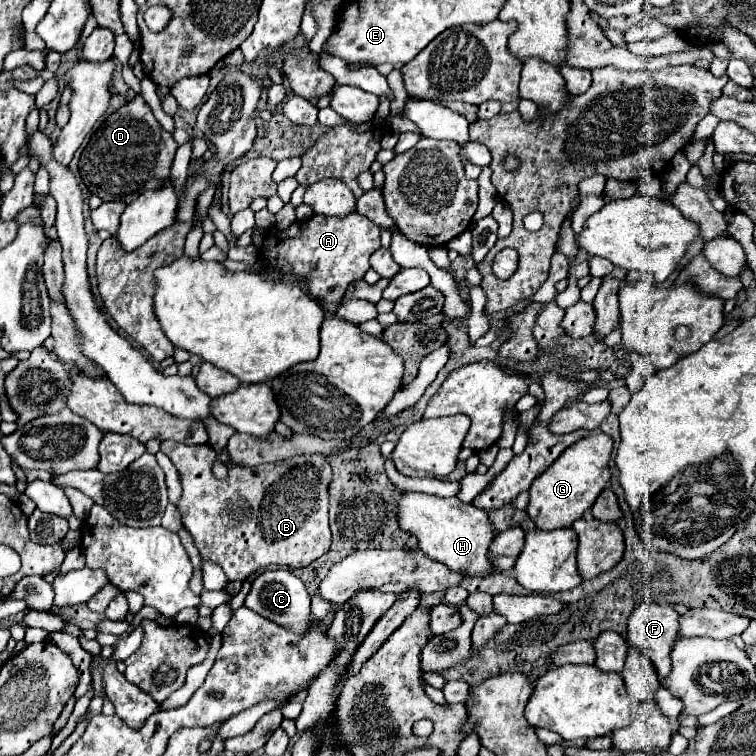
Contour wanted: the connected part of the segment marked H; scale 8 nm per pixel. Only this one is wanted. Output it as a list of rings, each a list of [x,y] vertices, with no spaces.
[[[405,492],[405,496],[399,500],[397,516],[399,526],[417,536],[419,548],[429,558],[465,576],[491,576],[493,564],[489,556],[489,546],[497,532],[485,510],[479,510],[473,504],[465,504],[455,496],[439,498],[431,494]]]

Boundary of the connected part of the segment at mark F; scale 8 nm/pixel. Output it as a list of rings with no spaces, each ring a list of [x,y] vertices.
[[[647,600],[639,608],[635,608],[635,612],[629,616],[629,624],[627,626],[629,626],[627,628],[629,644],[639,648],[641,652],[645,652],[651,658],[651,662],[653,662],[657,674],[659,674],[661,684],[665,684],[665,680],[667,680],[667,676],[671,672],[669,654],[673,650],[673,644],[681,636],[679,634],[679,614],[677,614],[677,610],[671,608],[671,606],[661,606],[661,604],[655,604],[655,602]]]

